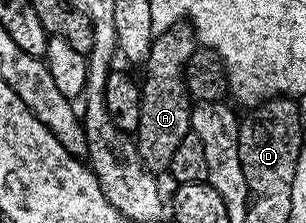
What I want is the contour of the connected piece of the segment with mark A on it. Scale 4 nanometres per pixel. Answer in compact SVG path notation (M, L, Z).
M186 22L173 24L151 39L150 50L144 61L146 77L141 77L140 80L142 105L136 133L140 162L144 162L149 172L169 173L172 154L176 151L176 146L180 146L180 138L190 133L192 101L186 89L186 63L195 51L194 29Z

